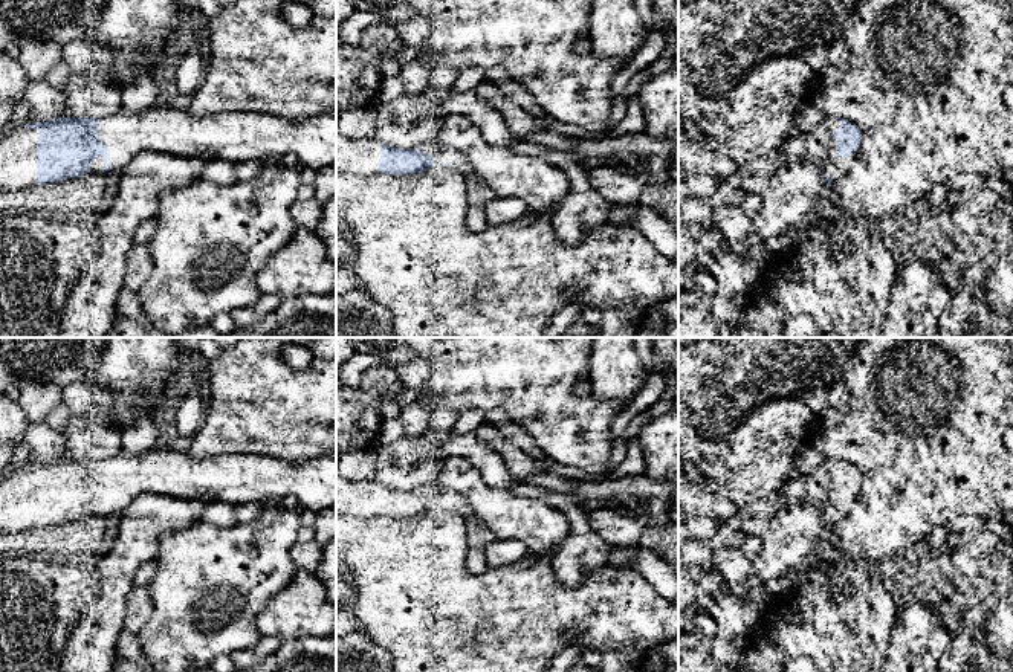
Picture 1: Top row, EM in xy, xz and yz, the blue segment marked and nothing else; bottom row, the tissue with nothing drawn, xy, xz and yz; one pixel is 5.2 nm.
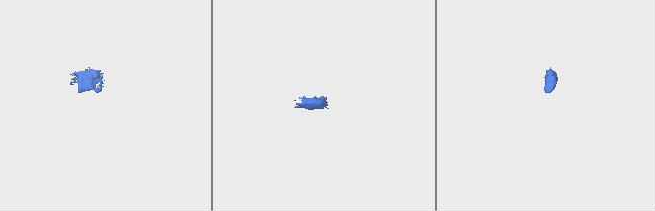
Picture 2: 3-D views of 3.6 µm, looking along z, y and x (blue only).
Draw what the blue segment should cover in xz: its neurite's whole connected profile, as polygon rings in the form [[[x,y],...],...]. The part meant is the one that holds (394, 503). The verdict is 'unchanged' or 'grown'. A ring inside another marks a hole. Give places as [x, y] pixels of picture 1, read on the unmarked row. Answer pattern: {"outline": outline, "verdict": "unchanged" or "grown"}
{"outline": [[[336,475],[336,513],[354,516],[408,518],[431,510],[472,515],[472,506],[458,492],[431,483],[419,490],[393,490],[380,483],[348,481]]], "verdict": "grown"}

